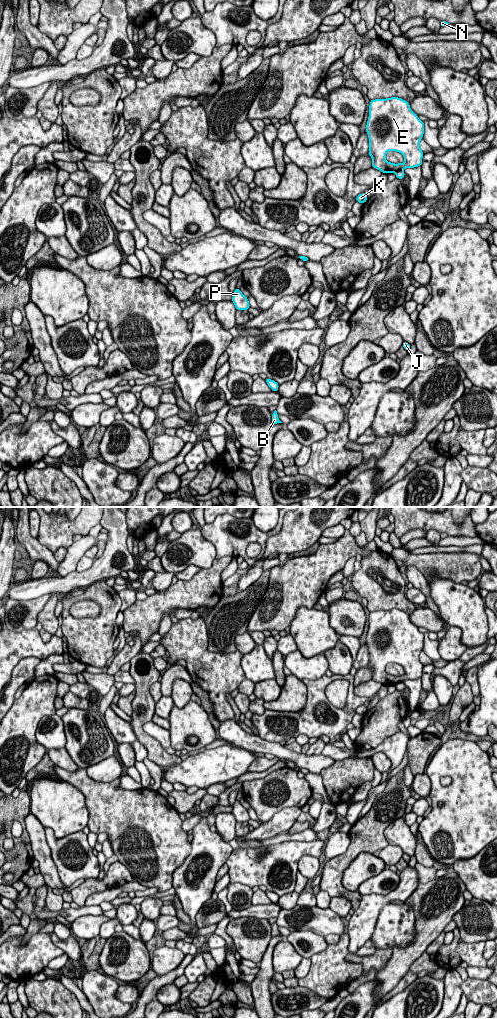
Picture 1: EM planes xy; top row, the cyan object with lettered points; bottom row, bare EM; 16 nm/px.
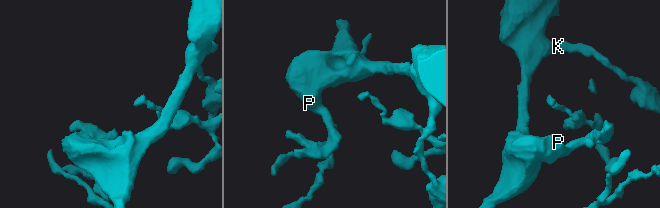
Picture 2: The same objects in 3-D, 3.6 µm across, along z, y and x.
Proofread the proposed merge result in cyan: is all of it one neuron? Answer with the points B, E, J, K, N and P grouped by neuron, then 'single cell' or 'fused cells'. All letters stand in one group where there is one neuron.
B J / E K N P; fused cells

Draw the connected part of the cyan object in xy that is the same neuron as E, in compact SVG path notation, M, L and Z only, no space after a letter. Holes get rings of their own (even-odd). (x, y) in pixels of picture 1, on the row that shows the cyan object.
M399 97L370 100L365 131L369 138L368 154L372 157L373 168L388 174L422 165L424 154L419 144L424 134L424 122L410 109L409 102ZM388 151L401 153L405 161L398 164L388 162L385 158Z

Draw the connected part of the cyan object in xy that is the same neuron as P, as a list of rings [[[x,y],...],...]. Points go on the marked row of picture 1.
[[[239,288],[234,290],[231,301],[234,303],[236,310],[248,310],[250,308],[248,298],[242,294]]]

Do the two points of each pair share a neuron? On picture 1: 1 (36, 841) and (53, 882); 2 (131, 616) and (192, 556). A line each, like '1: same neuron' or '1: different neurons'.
1: same neuron
2: different neurons

